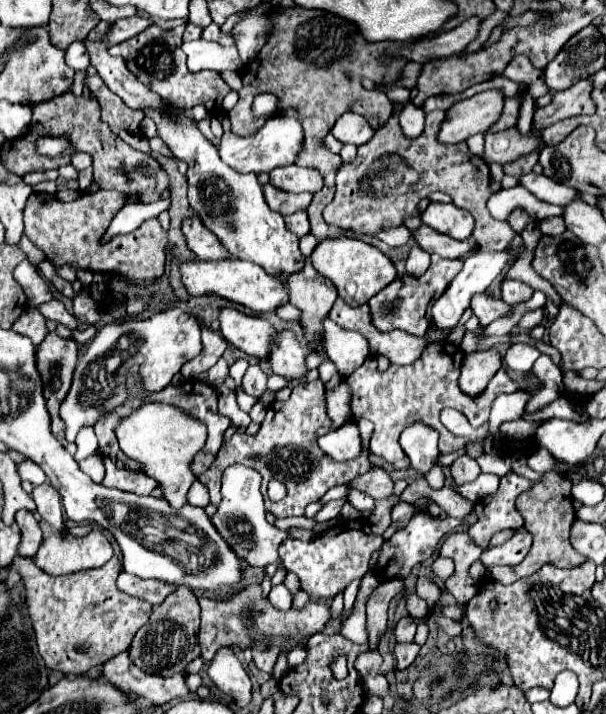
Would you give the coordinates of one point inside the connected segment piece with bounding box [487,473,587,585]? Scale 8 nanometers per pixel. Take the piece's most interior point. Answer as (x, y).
(550, 529)

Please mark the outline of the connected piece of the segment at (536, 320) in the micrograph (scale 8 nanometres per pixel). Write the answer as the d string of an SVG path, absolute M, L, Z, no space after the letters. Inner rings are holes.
M543 309L533 311L533 313L527 313L527 315L523 315L523 319L519 321L519 329L523 329L523 331L533 329L535 325L541 323L541 319L543 319Z

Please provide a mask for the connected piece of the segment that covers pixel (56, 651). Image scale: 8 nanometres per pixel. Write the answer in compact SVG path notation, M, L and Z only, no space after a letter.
M17 557L9 569L3 569L3 573L7 571L17 571L23 577L29 599L29 615L45 665L65 675L83 675L91 667L103 665L119 653L127 651L135 633L151 617L151 603L117 589L115 581L123 571L123 565L117 557L109 559L103 567L75 571L59 577L37 569L33 559Z

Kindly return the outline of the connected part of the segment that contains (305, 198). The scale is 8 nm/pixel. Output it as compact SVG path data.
M267 183L263 191L265 191L265 201L269 203L269 207L273 211L279 211L281 215L289 215L289 213L295 213L297 209L305 209L313 197L313 193L299 193L299 195L287 193L273 187L271 183Z

